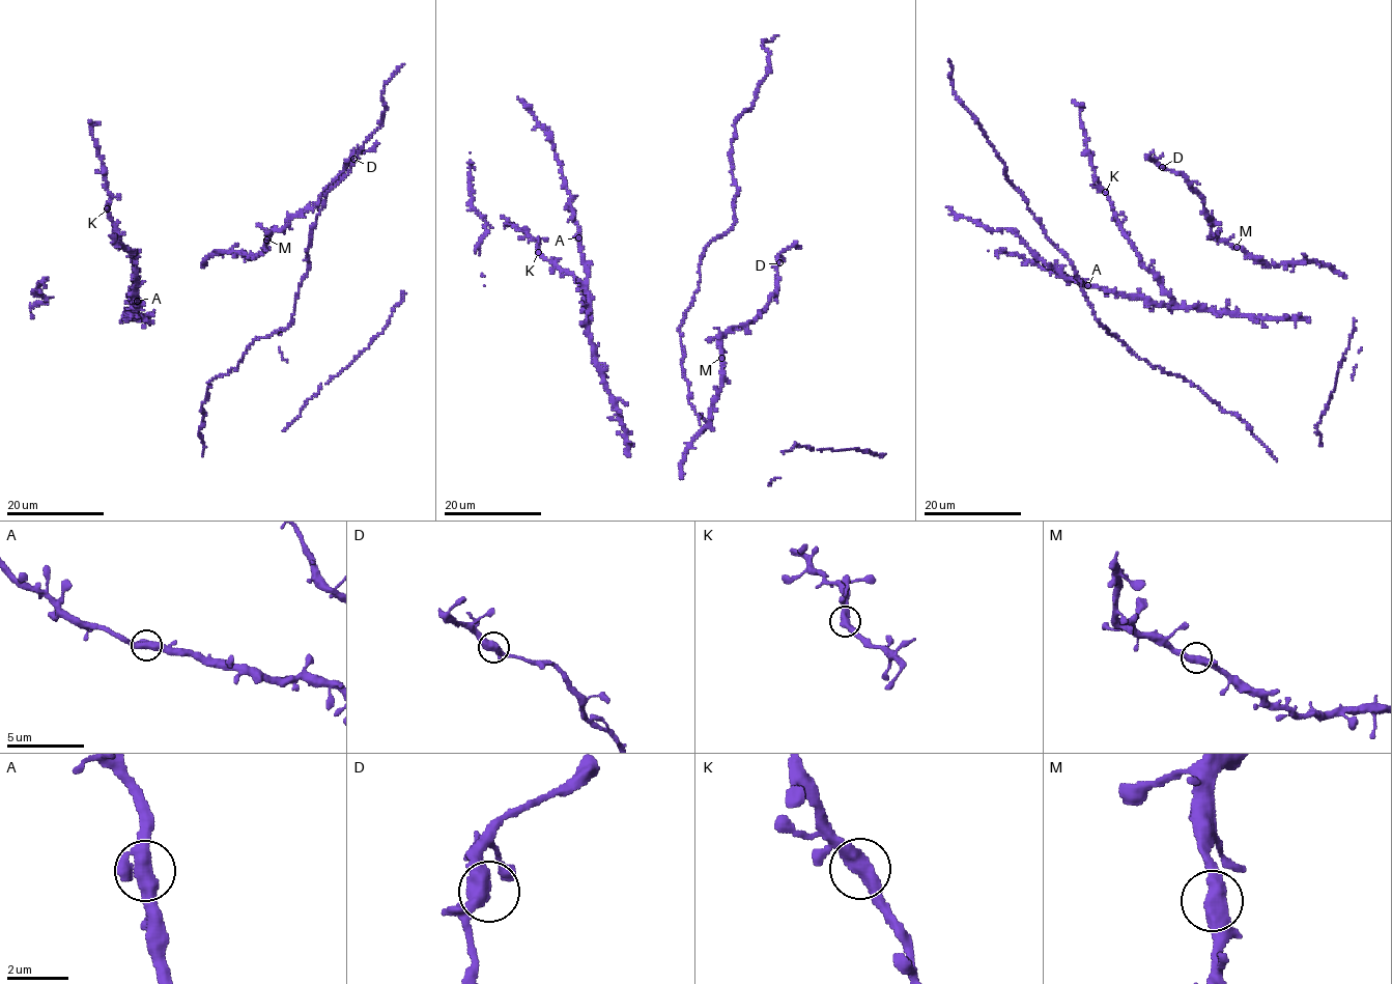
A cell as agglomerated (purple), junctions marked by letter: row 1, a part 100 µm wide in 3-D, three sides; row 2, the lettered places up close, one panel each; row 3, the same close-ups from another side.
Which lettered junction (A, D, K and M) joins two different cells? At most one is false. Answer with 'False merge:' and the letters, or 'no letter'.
False merge: no letter

